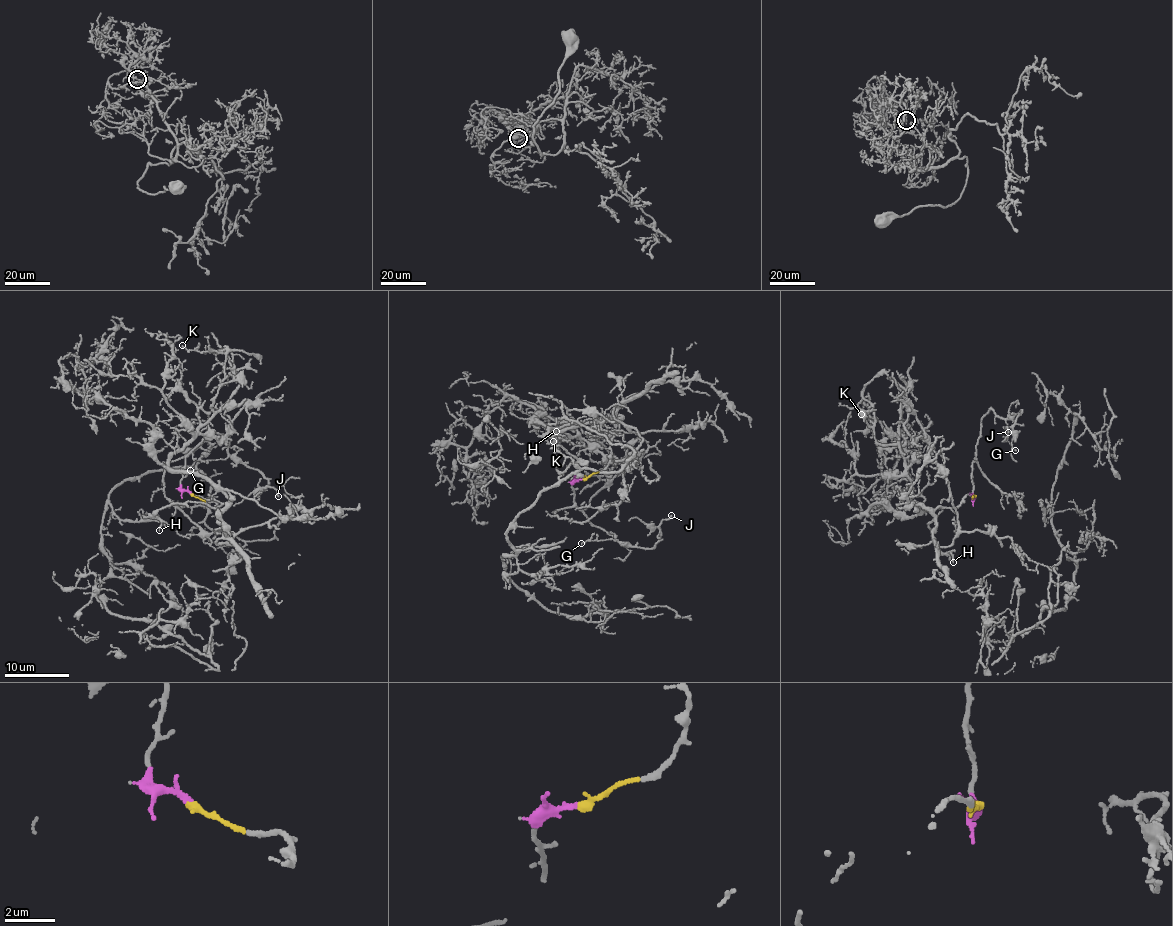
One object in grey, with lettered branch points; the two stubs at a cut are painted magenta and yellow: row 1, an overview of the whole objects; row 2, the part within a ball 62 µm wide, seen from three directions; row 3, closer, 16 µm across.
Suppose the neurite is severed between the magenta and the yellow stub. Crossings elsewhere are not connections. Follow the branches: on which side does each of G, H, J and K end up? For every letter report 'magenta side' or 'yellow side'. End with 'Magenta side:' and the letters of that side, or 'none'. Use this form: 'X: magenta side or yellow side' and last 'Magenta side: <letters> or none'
G: magenta side
H: yellow side
J: magenta side
K: yellow side
Magenta side: G, J

